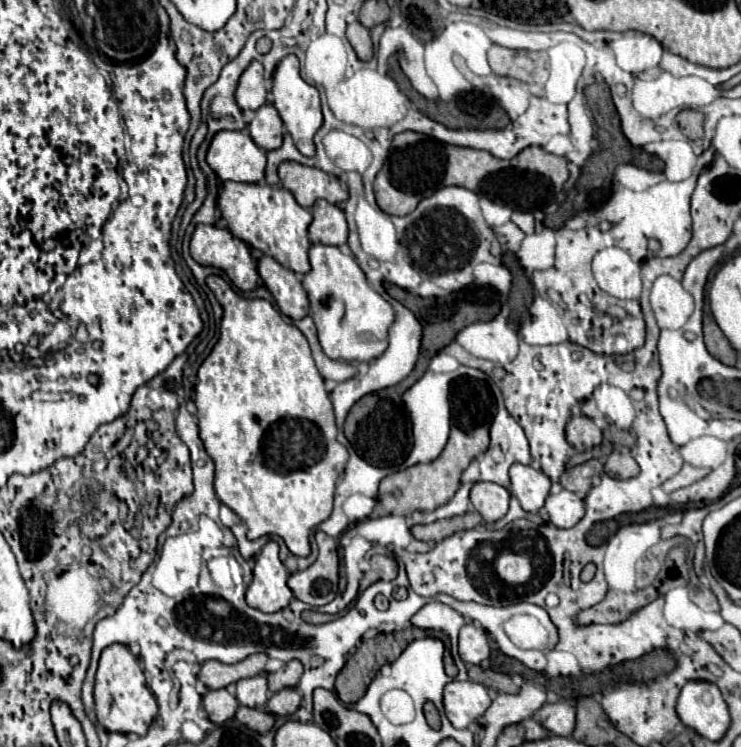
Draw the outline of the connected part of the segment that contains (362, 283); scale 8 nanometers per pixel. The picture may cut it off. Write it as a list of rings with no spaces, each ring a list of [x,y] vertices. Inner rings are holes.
[[[311,245],[311,271],[303,277],[303,289],[309,295],[309,315],[313,317],[319,341],[327,357],[341,361],[371,361],[387,349],[387,329],[395,321],[393,307],[373,291],[365,273],[353,255],[345,255],[339,247]],[[369,335],[367,339],[363,339]]]

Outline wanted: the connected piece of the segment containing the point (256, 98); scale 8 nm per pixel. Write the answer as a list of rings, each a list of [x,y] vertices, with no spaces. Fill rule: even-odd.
[[[251,61],[249,67],[241,73],[235,89],[235,101],[241,109],[259,109],[267,103],[267,91],[263,87],[263,65]]]

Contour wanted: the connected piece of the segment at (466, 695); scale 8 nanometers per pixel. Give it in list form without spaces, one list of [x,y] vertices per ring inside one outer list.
[[[451,681],[443,691],[445,715],[453,727],[465,729],[491,705],[487,687],[475,681]]]

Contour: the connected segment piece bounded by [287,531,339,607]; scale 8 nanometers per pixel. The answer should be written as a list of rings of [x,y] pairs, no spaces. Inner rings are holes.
[[[317,531],[315,541],[319,547],[317,561],[301,573],[291,573],[287,585],[299,601],[311,607],[321,607],[333,601],[337,595],[339,557],[337,541],[333,537],[325,535],[323,531]]]

